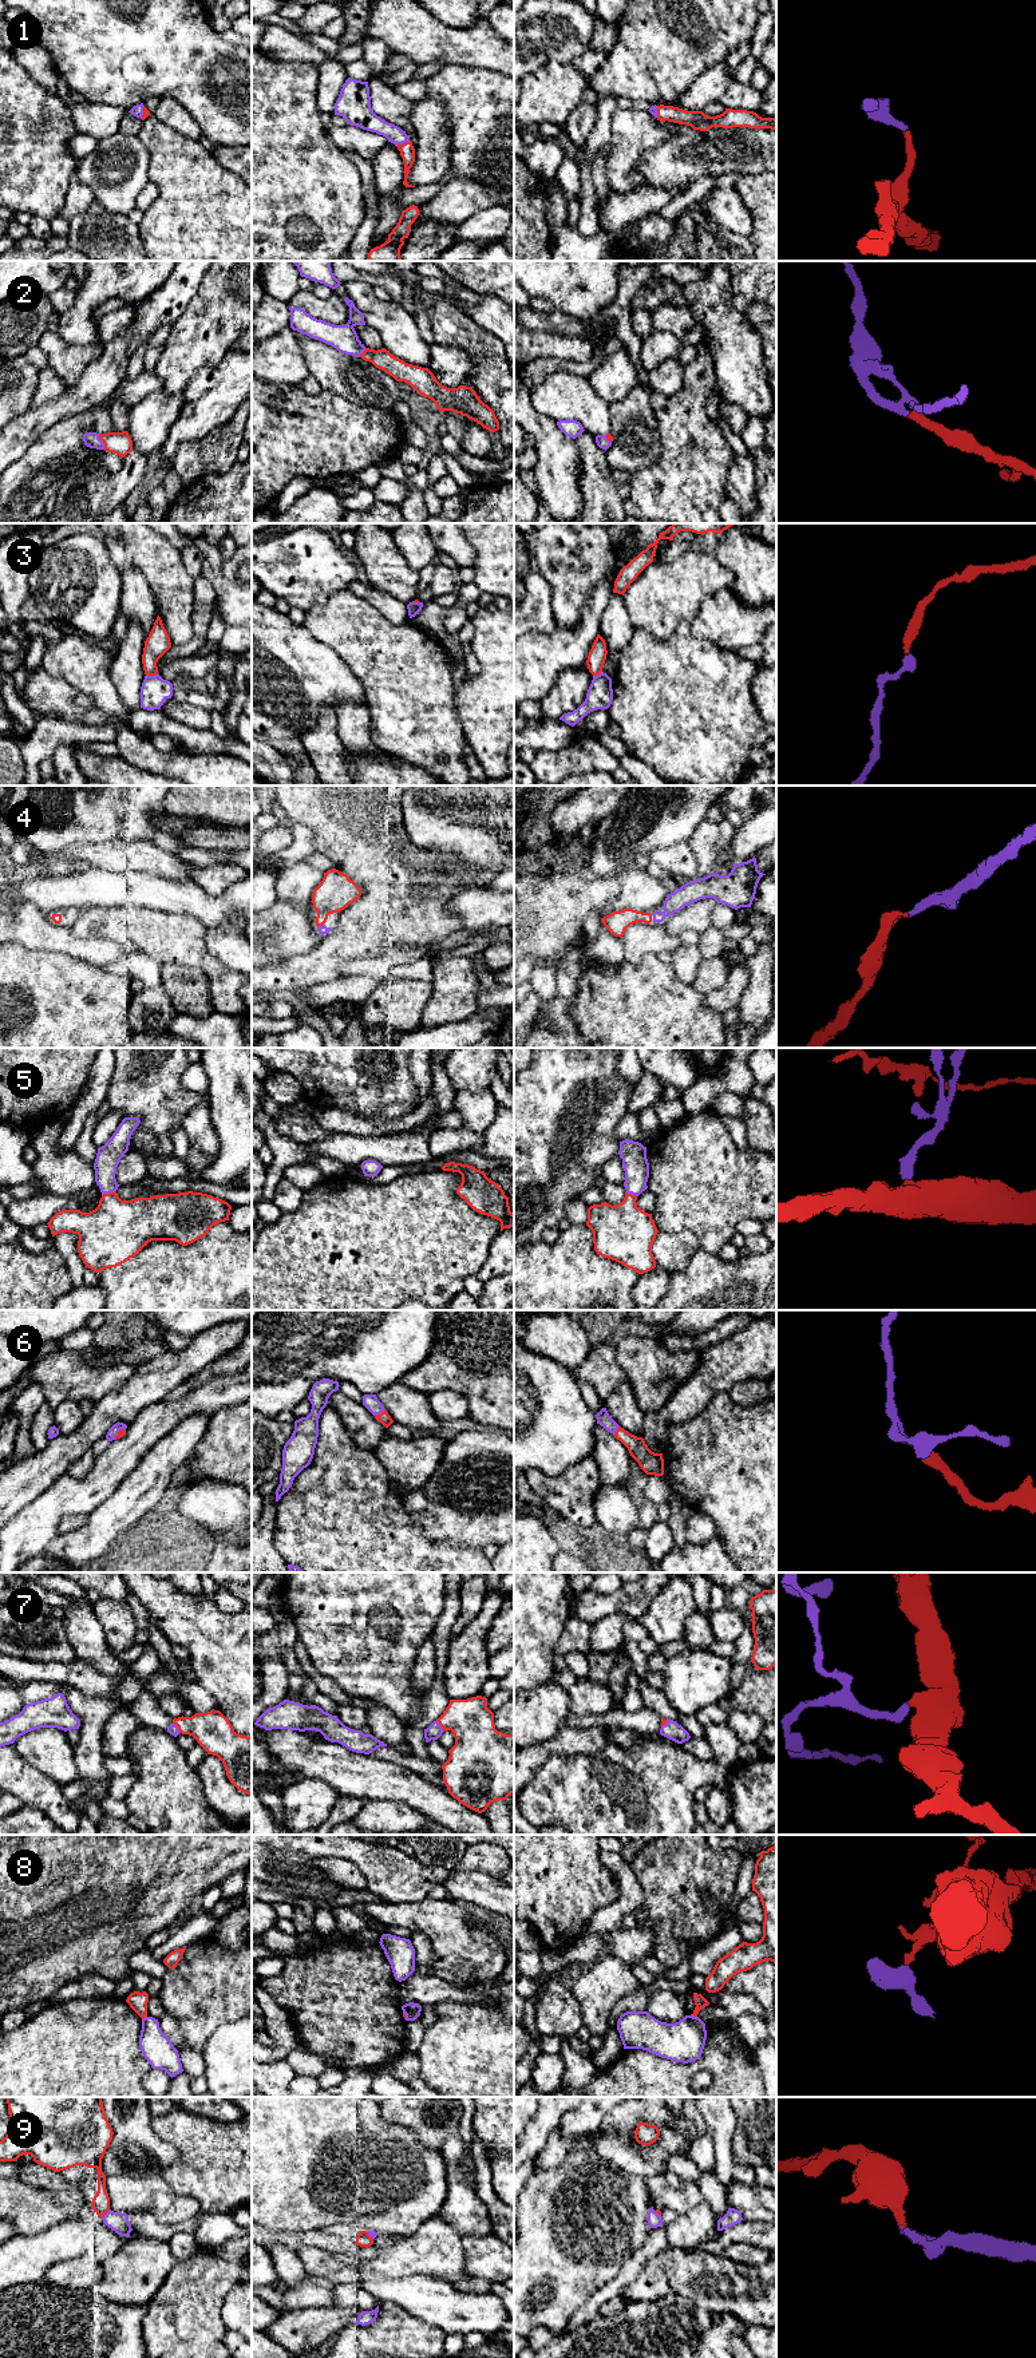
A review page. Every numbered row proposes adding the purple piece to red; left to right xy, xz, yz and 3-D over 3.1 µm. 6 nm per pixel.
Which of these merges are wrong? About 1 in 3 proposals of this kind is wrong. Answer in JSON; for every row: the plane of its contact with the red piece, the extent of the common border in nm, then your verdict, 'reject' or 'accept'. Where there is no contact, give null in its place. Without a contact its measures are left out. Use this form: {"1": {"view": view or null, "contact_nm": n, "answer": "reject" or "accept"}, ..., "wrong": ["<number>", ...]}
{"1": {"view": "xz", "contact_nm": 90, "answer": "accept"}, "2": {"view": "xy", "contact_nm": 100, "answer": "accept"}, "3": {"view": "xy", "contact_nm": 70, "answer": "accept"}, "4": {"view": "xz", "contact_nm": 40, "answer": "accept"}, "5": {"view": "xy", "contact_nm": 80, "answer": "accept"}, "6": {"view": "xz", "contact_nm": 80, "answer": "accept"}, "7": {"view": "xz", "contact_nm": 80, "answer": "accept"}, "8": {"view": "yz", "contact_nm": 40, "answer": "reject"}, "9": {"view": "xy", "contact_nm": 80, "answer": "reject"}, "wrong": ["8", "9"]}

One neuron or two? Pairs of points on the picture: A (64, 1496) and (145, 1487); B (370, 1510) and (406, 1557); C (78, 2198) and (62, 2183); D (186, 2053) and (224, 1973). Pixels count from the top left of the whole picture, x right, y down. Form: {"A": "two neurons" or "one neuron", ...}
{"A": "two neurons", "B": "one neuron", "C": "two neurons", "D": "two neurons"}

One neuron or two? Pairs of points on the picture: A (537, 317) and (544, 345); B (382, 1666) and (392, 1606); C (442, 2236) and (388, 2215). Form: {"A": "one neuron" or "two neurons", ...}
{"A": "two neurons", "B": "one neuron", "C": "two neurons"}

